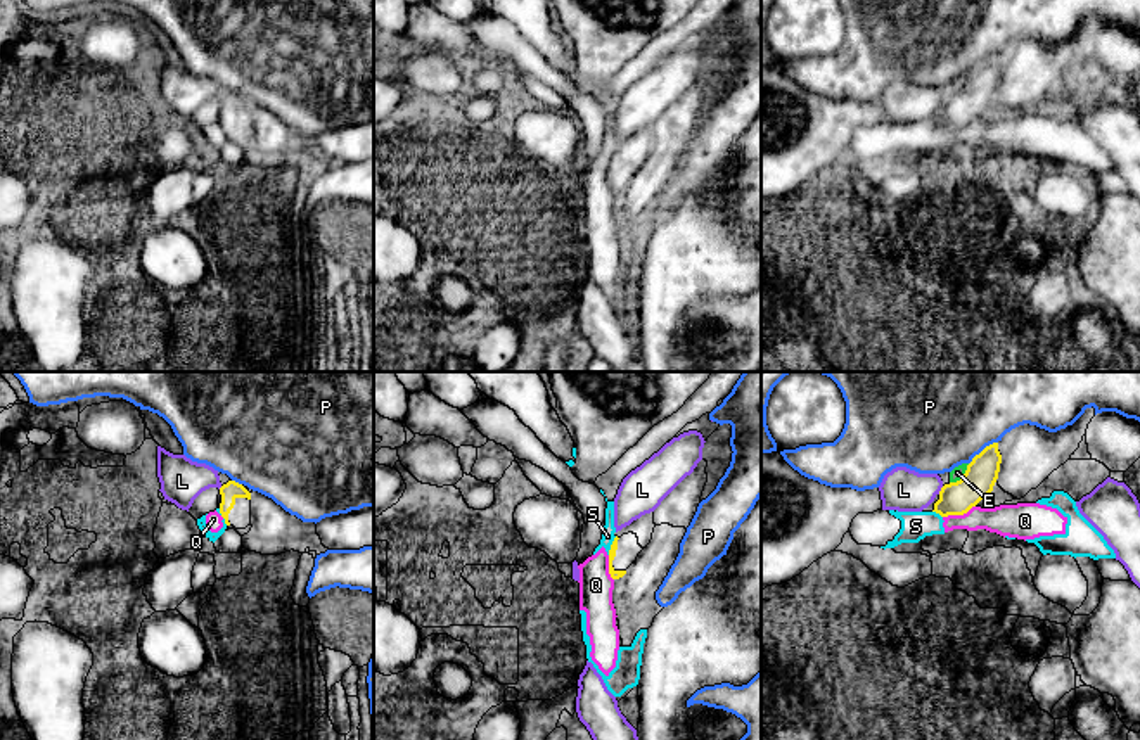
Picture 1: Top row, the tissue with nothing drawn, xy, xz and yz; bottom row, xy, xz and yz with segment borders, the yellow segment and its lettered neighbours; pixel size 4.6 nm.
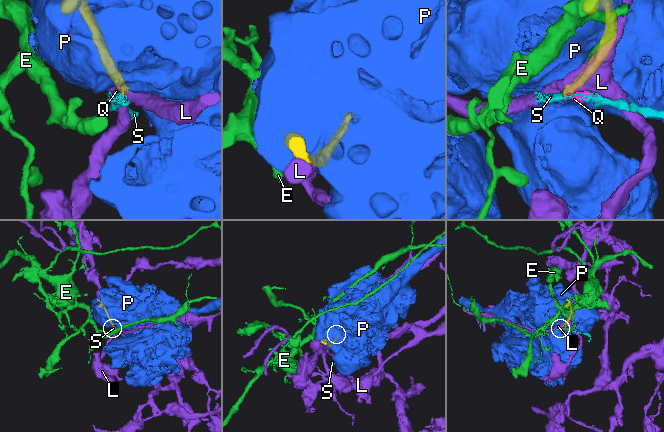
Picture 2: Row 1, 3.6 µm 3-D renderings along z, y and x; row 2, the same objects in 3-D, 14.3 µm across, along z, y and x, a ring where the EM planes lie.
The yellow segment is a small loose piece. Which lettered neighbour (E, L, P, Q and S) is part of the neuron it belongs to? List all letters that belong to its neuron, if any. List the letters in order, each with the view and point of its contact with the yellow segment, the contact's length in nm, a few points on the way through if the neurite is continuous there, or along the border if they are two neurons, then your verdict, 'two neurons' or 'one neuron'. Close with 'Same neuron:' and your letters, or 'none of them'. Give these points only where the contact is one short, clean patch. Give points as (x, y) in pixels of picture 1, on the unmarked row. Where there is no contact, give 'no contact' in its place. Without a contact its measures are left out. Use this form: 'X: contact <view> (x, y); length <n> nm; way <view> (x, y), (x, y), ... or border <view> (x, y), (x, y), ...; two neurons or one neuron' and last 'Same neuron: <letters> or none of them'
E: contact yz (964, 89); length 130 nm; two neurons
L: contact yz (941, 102); length 50 nm; two neurons
P: contact yz (983, 63); length 170 nm; two neurons
Q: contact yz (959, 127); length 160 nm; border yz (974, 118), (962, 127), (943, 130); two neurons
S: contact xz (611, 158); length 100 nm; border xz (616, 149), (608, 166); two neurons
Same neuron: none of them

